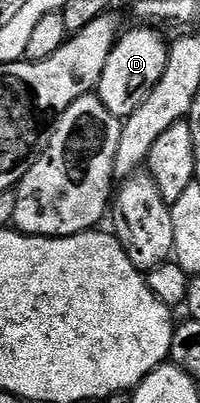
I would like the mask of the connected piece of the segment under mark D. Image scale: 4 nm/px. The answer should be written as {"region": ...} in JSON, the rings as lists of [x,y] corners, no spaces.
{"region":[[[135,25],[132,31],[124,30],[115,41],[115,48],[109,53],[109,61],[105,61],[105,69],[99,78],[97,94],[100,101],[113,113],[120,121],[128,119],[153,93],[153,85],[161,81],[161,73],[165,73],[167,64],[168,40],[163,40],[158,35],[156,28],[151,25]]]}

